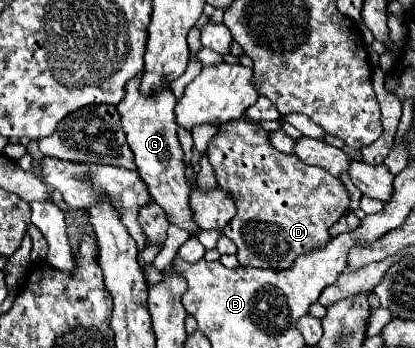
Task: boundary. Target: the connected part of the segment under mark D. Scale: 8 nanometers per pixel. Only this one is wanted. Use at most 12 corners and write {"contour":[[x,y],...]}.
{"contour":[[223,123],[207,155],[243,267],[289,269],[351,211],[337,177]]}

